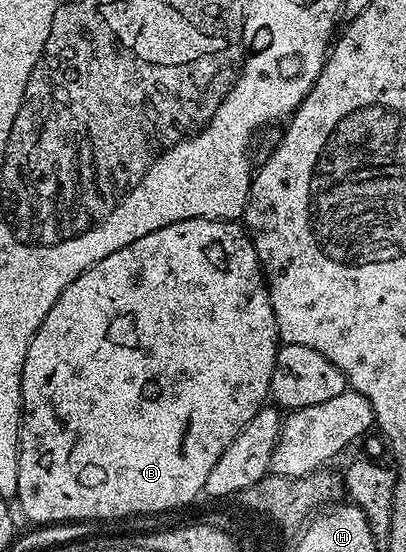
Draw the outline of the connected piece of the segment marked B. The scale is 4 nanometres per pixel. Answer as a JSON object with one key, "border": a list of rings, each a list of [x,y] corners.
{"border":[[[185,219],[176,221],[172,225],[164,225],[136,241],[132,245],[124,245],[124,249],[116,249],[116,253],[108,253],[104,261],[96,261],[87,271],[81,271],[60,293],[56,305],[48,309],[48,317],[36,329],[32,337],[32,345],[28,345],[28,357],[24,361],[22,370],[22,421],[20,424],[20,434],[18,436],[18,493],[16,503],[22,506],[22,511],[34,523],[66,523],[69,519],[122,519],[125,515],[150,515],[153,511],[174,511],[177,507],[182,507],[185,503],[190,503],[199,494],[205,492],[208,473],[212,473],[212,465],[220,461],[220,453],[232,445],[232,441],[252,421],[252,417],[258,415],[259,409],[267,402],[270,393],[270,382],[272,381],[272,369],[276,361],[276,353],[280,346],[278,337],[278,326],[276,317],[272,309],[270,291],[266,287],[266,280],[262,274],[262,265],[258,262],[258,254],[254,251],[254,243],[249,234],[237,222],[223,221],[221,219]]]}

